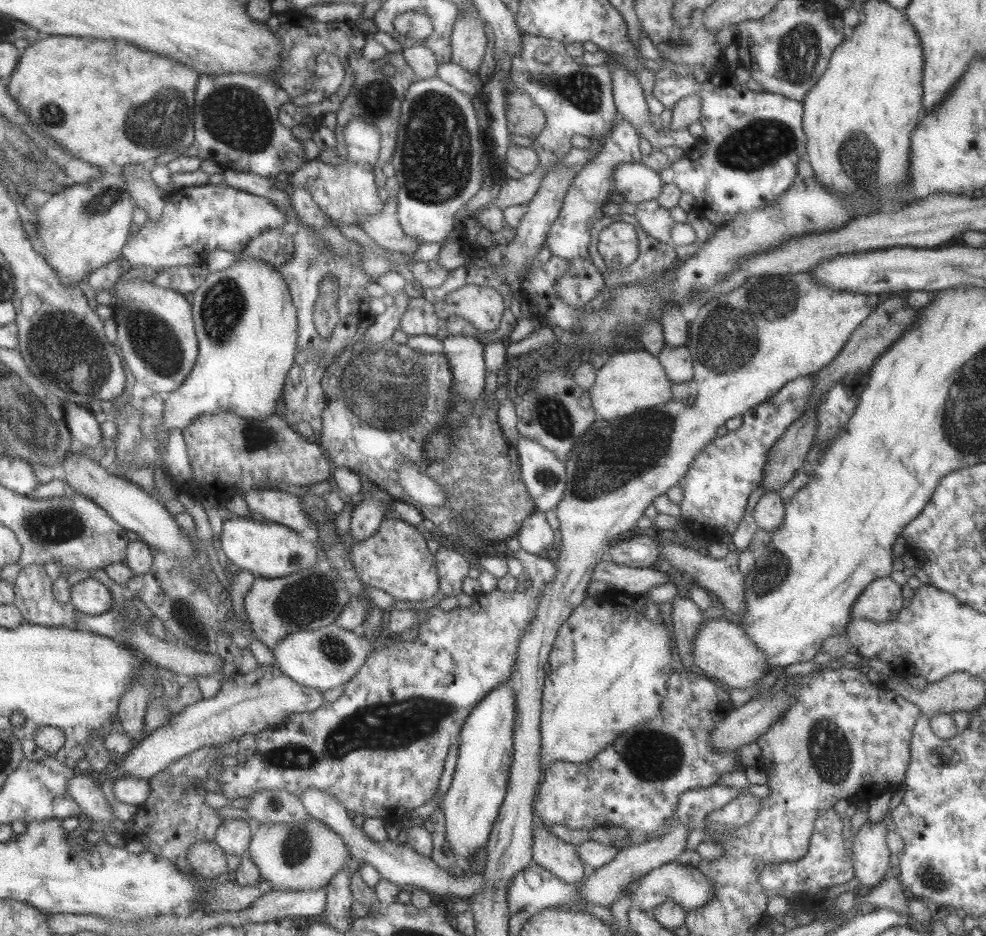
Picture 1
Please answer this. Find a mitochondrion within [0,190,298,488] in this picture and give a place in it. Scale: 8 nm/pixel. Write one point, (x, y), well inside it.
(64, 347)

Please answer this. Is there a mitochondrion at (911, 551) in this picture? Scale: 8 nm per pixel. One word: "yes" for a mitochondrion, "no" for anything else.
no

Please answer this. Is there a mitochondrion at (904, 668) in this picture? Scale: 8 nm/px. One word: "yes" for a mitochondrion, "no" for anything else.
no

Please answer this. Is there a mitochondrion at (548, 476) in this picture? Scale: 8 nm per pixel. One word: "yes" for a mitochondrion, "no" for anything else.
yes

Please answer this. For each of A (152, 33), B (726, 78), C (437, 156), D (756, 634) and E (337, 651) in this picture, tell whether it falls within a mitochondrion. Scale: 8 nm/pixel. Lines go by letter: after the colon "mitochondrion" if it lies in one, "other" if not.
A: other
B: other
C: mitochondrion
D: other
E: mitochondrion

